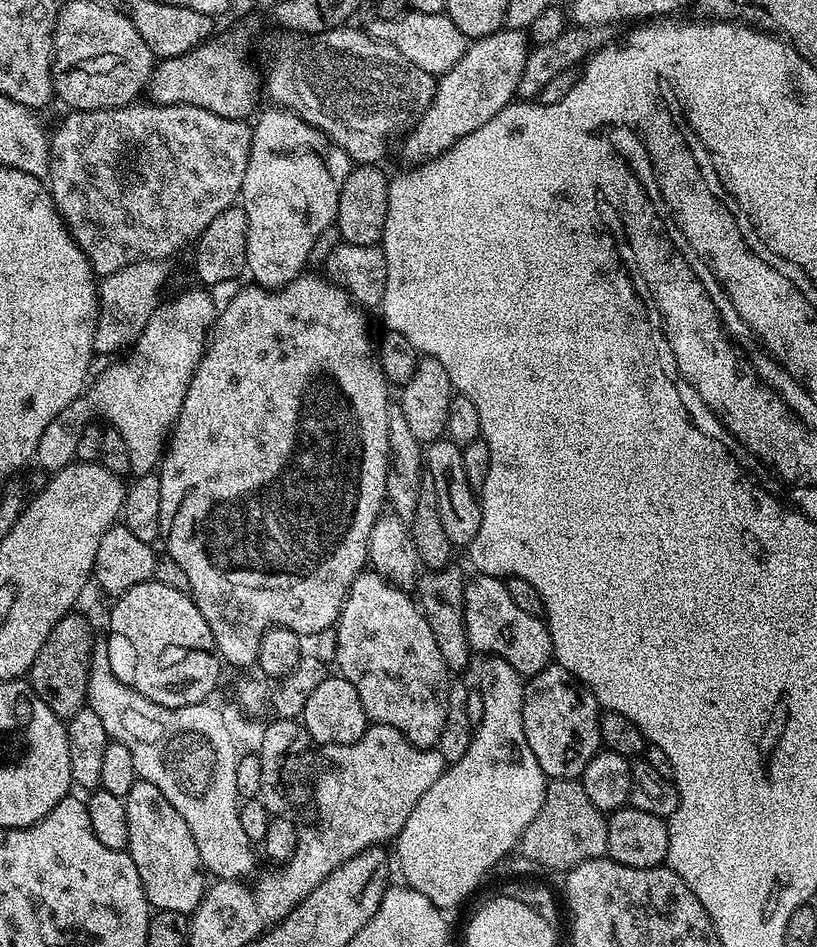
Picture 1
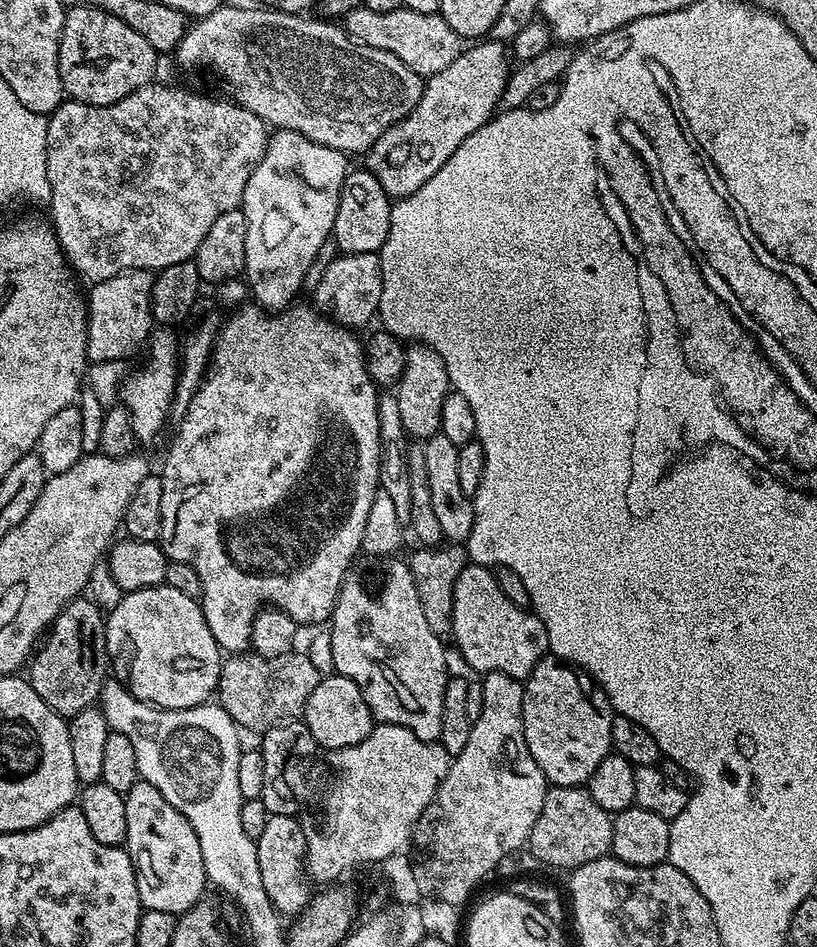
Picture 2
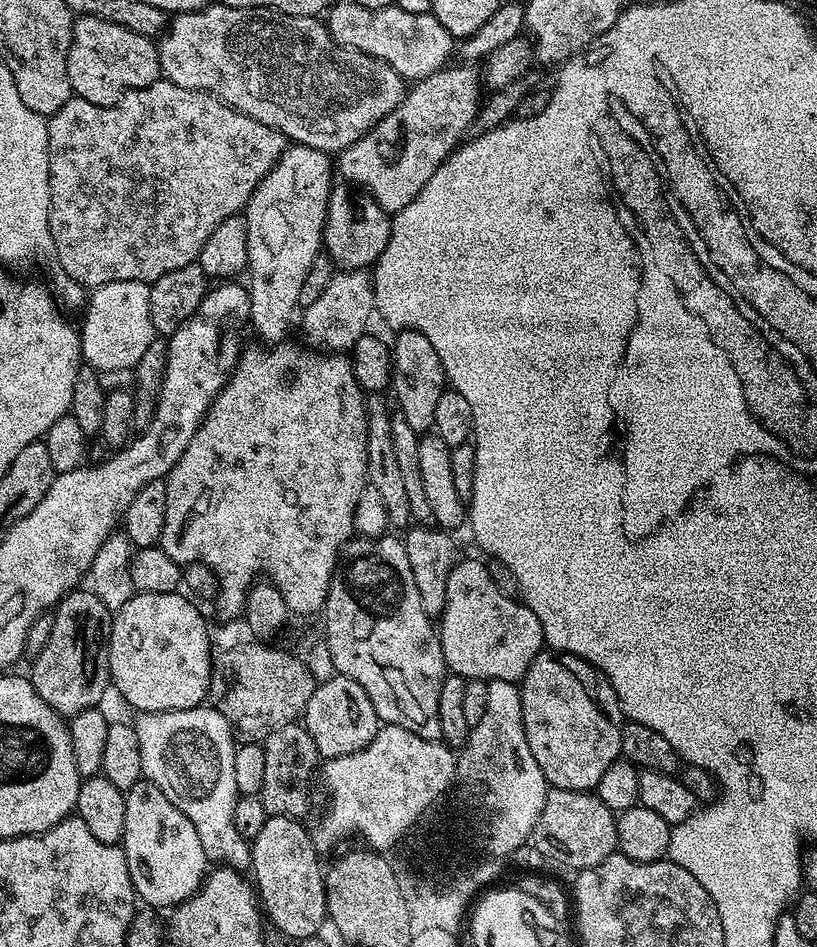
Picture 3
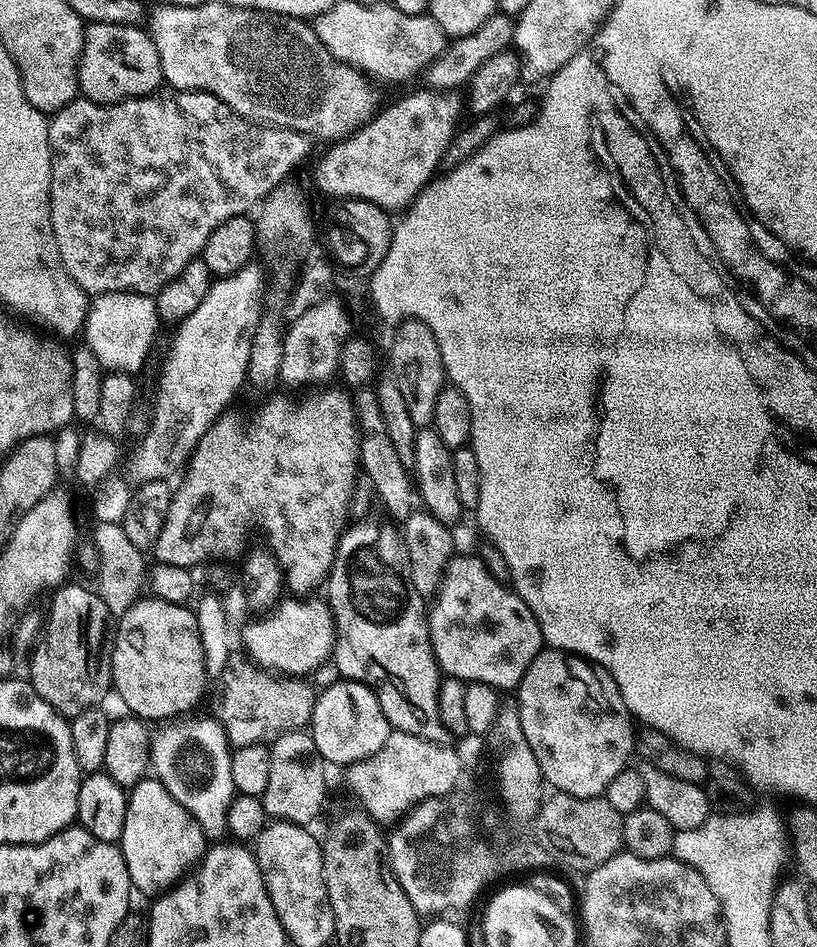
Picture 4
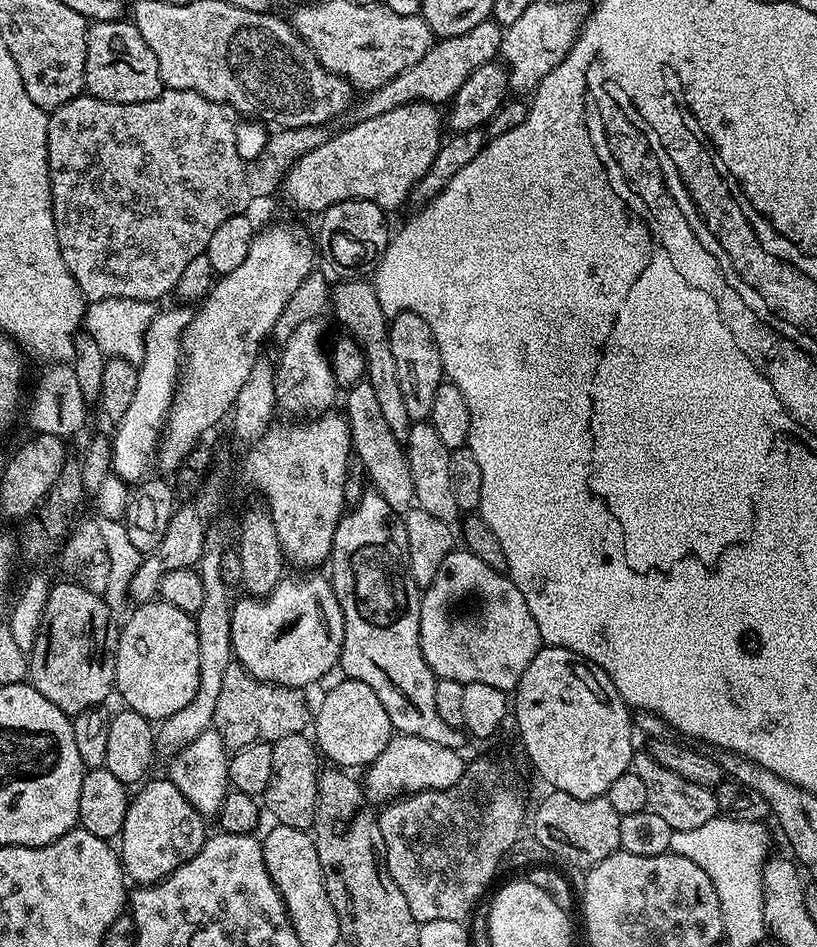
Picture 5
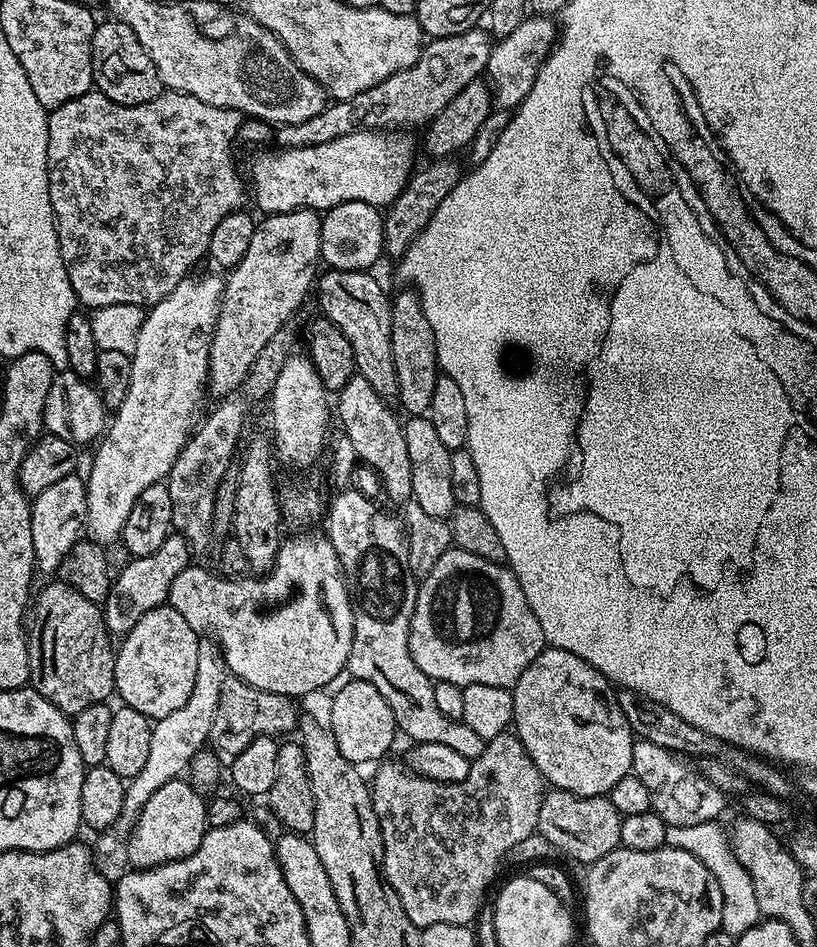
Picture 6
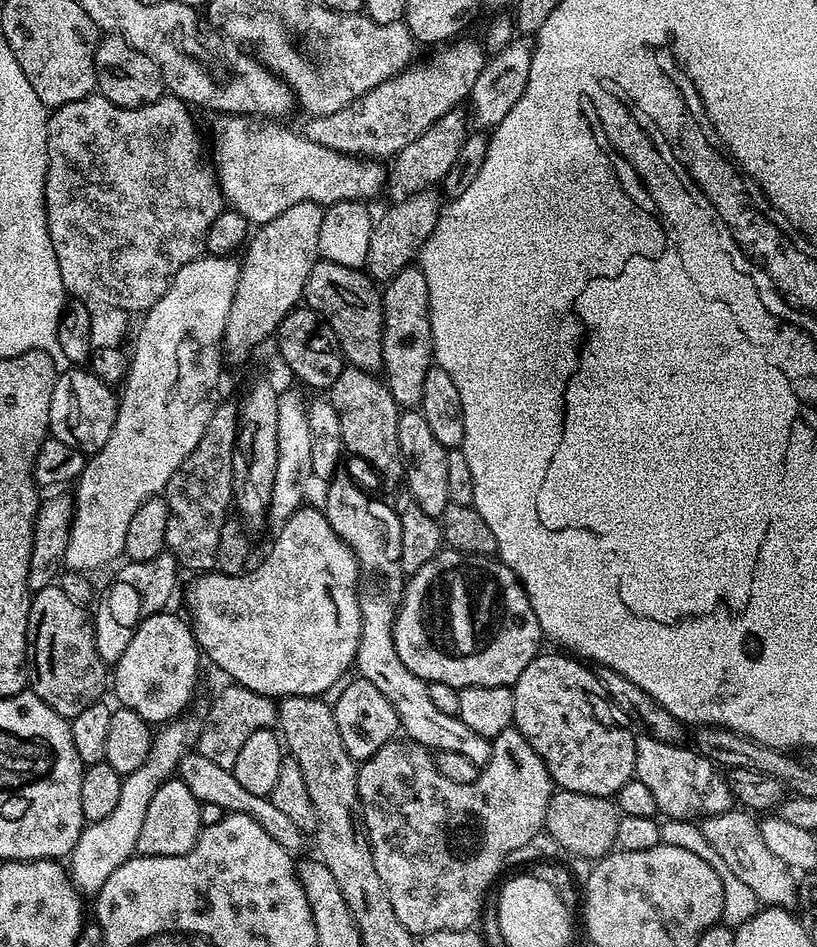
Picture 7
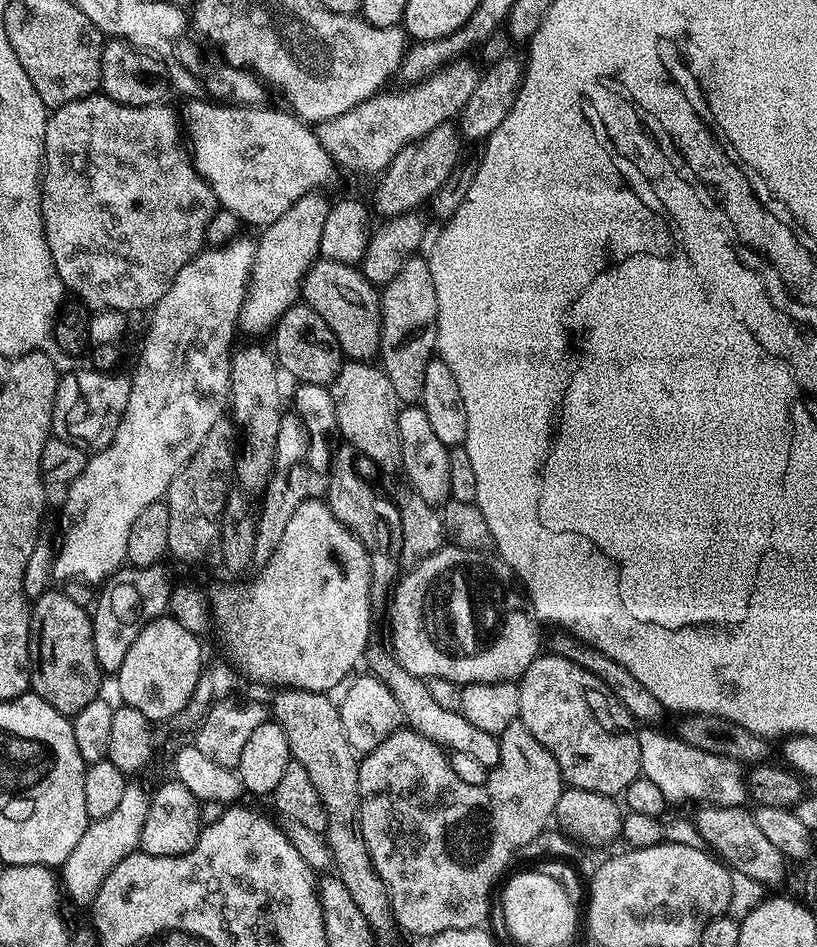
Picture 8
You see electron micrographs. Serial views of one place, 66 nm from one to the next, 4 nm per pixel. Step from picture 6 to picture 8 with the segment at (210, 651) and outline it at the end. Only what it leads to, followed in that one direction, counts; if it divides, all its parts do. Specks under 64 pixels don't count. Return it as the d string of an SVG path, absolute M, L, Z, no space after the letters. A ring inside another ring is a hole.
M130 786L126 794L122 794L122 799L114 811L101 820L93 820L82 834L82 839L78 841L78 846L66 858L66 862L59 869L58 880L62 885L63 895L72 904L87 909L95 898L106 874L122 862L131 852L137 851L142 838L142 826L146 826L146 814L150 810L150 796L146 791Z

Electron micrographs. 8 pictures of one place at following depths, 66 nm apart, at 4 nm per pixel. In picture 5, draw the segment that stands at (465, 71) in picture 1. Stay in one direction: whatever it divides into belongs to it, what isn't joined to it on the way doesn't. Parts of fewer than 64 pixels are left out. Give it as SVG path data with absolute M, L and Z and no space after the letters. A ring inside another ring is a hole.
M417 102L403 104L394 110L386 110L386 114L360 118L353 128L345 132L329 135L322 146L310 150L302 158L298 158L295 166L284 177L282 192L288 195L288 200L296 208L305 208L308 212L319 214L324 209L334 206L343 200L365 200L374 202L382 209L391 210L407 201L412 190L420 179L430 170L430 162L434 162L434 154L438 154L442 143L440 124L442 128L442 112L435 104Z

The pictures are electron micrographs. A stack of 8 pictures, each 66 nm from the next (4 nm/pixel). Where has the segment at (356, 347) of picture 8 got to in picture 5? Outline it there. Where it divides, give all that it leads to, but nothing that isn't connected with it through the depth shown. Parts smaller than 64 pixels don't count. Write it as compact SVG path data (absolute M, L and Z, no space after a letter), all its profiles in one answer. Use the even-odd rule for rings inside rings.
M344 280L331 289L330 312L336 315L343 331L358 342L362 354L366 358L366 382L374 386L374 395L378 407L382 409L386 426L390 426L390 434L401 442L407 441L414 421L406 414L406 405L402 399L402 390L398 387L398 369L394 363L394 354L388 341L388 325L390 317L382 310L378 302L378 294L371 283L364 280Z

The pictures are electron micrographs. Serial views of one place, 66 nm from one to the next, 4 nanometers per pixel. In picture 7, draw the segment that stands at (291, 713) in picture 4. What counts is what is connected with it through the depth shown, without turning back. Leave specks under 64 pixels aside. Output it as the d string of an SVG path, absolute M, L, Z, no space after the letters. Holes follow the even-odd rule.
M228 684L226 686L228 687L219 692L206 718L203 719L196 750L204 757L215 760L223 769L232 770L235 759L238 758L238 753L243 743L246 742L247 738L250 738L250 734L254 734L254 731L258 729L272 728L277 723L278 706L271 697L260 695L246 687L237 684Z

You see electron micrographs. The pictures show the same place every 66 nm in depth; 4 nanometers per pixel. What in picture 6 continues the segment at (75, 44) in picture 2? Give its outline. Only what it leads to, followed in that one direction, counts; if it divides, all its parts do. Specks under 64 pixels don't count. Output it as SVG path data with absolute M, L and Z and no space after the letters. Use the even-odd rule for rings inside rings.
M108 18L105 21L105 24L104 21L97 23L92 39L92 83L95 91L119 104L150 102L162 91L158 70L154 62L150 62L150 54L142 50L142 42L138 42L138 34L134 34L130 26L121 20Z

